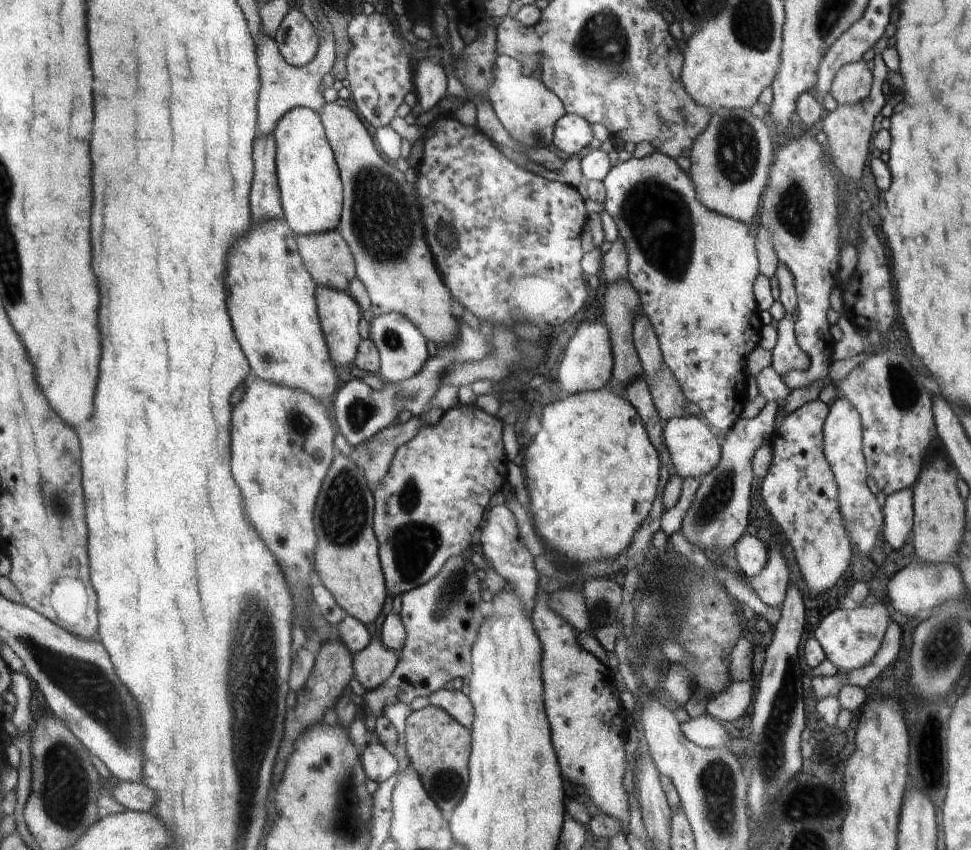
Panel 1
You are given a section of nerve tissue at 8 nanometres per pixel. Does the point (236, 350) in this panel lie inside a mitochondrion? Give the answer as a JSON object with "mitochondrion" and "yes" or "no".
{"mitochondrion":"no"}

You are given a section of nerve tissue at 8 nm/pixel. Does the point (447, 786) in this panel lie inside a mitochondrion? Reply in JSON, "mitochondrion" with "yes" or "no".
{"mitochondrion":"yes"}

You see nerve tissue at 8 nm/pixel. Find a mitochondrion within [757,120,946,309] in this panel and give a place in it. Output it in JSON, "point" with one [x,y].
{"point":[791,208]}

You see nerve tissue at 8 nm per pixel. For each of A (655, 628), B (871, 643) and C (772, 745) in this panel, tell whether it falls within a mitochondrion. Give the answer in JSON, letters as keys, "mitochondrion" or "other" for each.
{"A":"mitochondrion","B":"other","C":"mitochondrion"}

